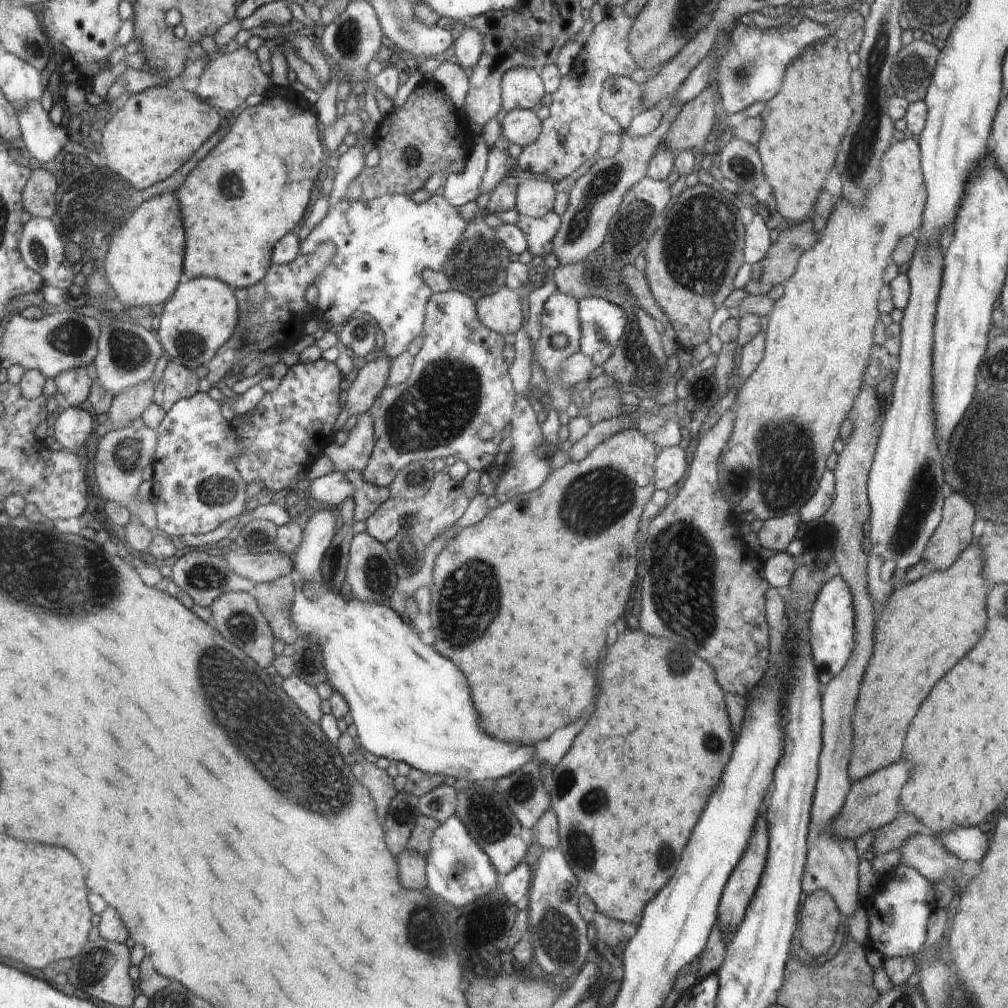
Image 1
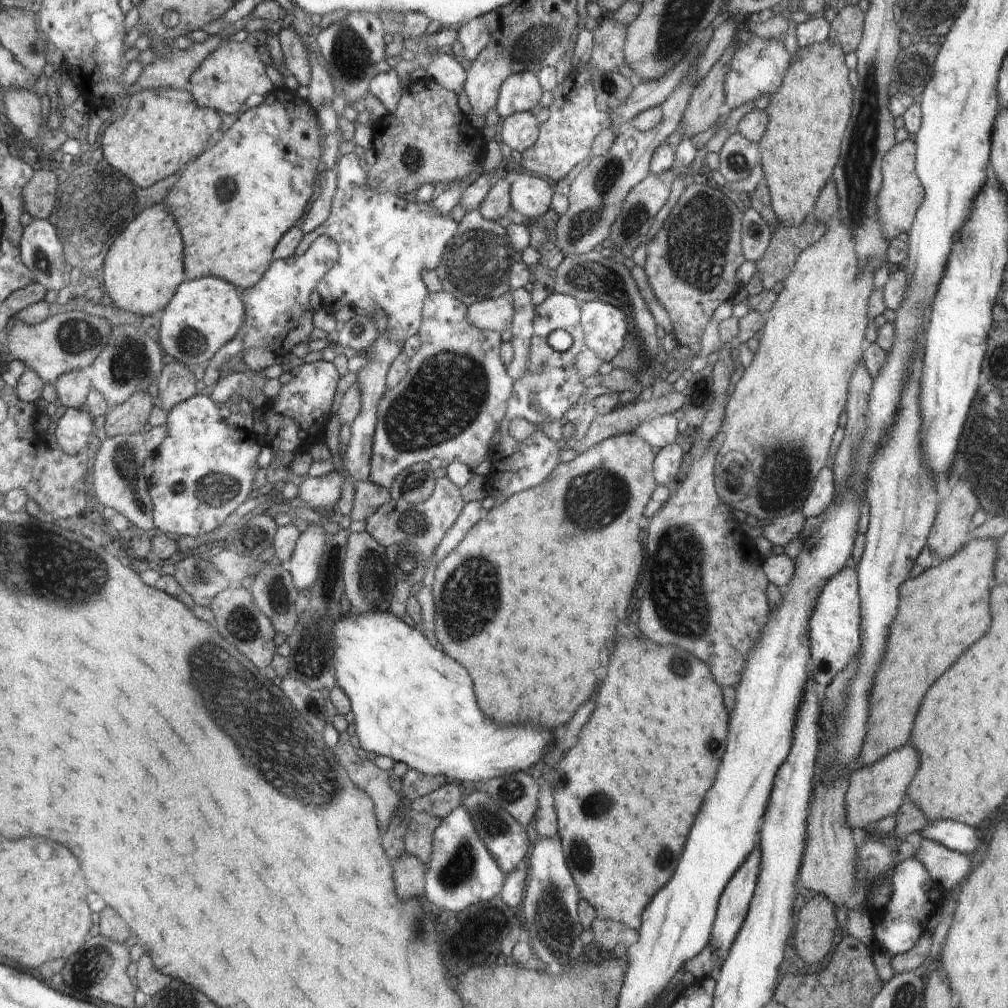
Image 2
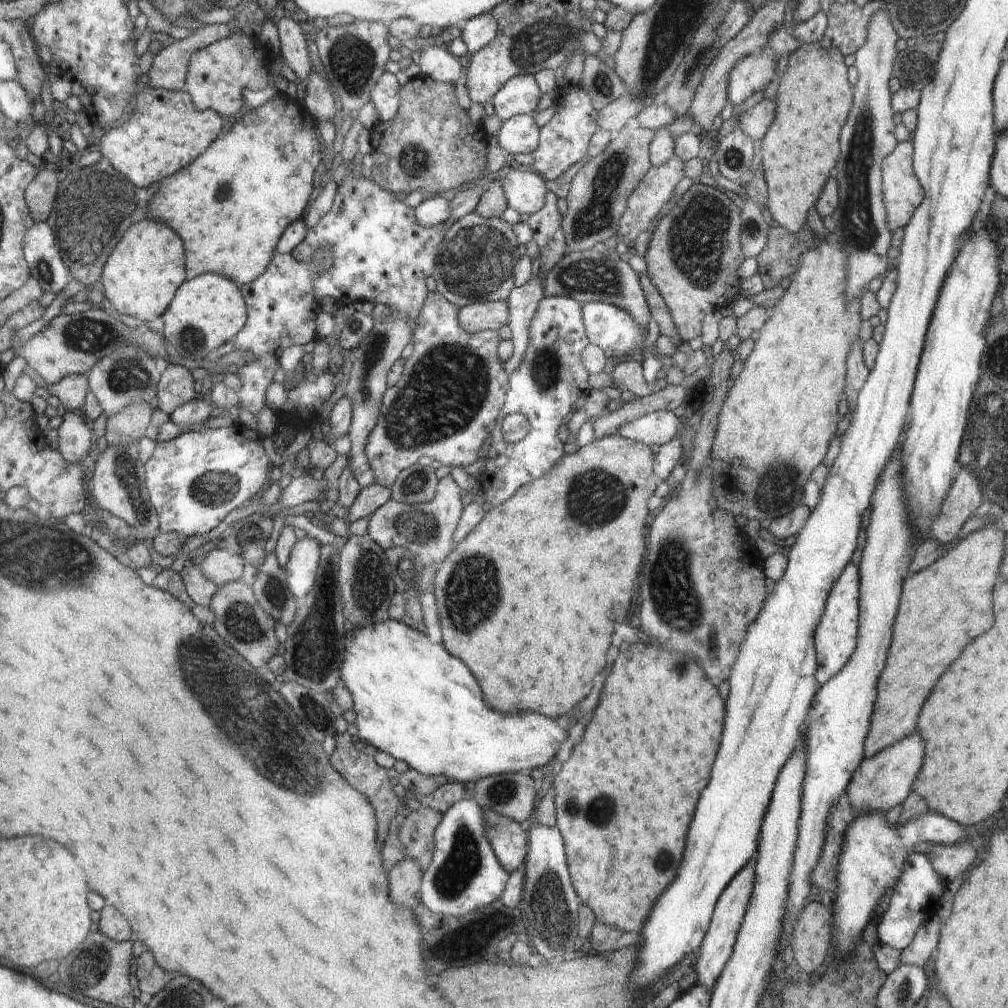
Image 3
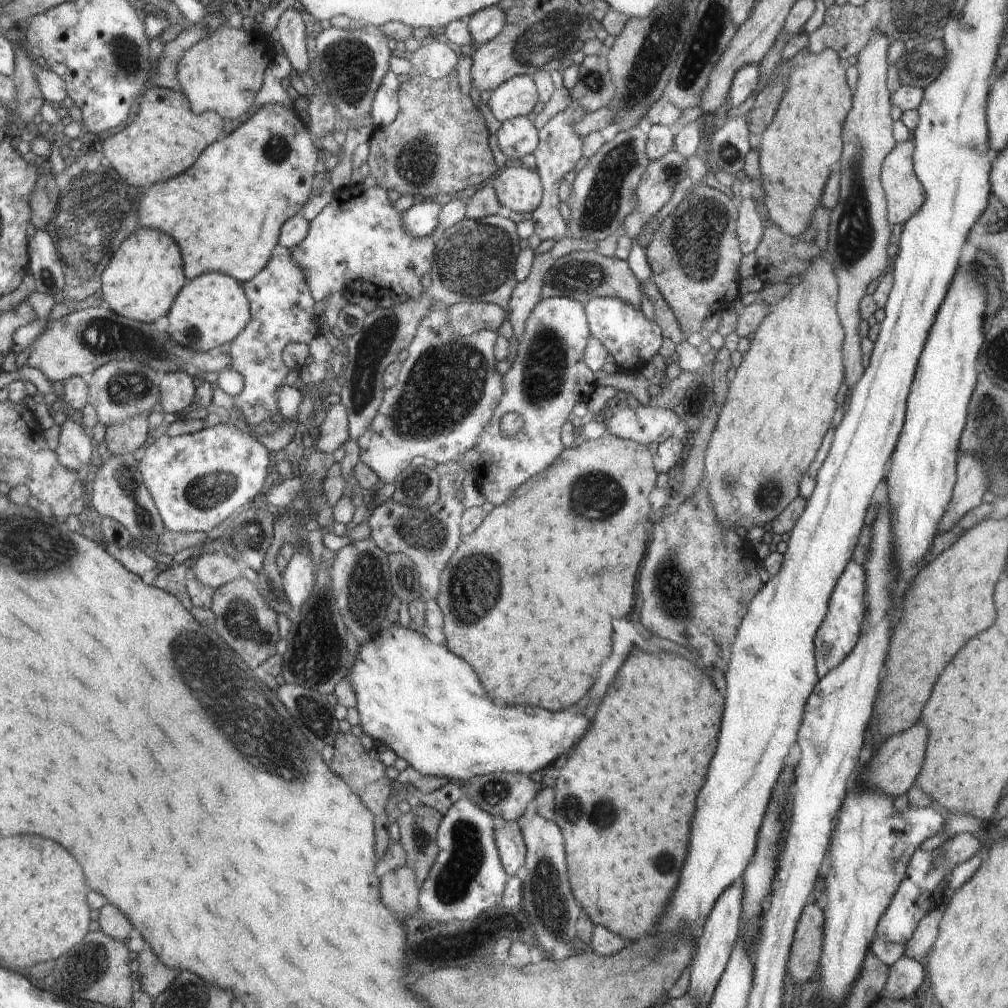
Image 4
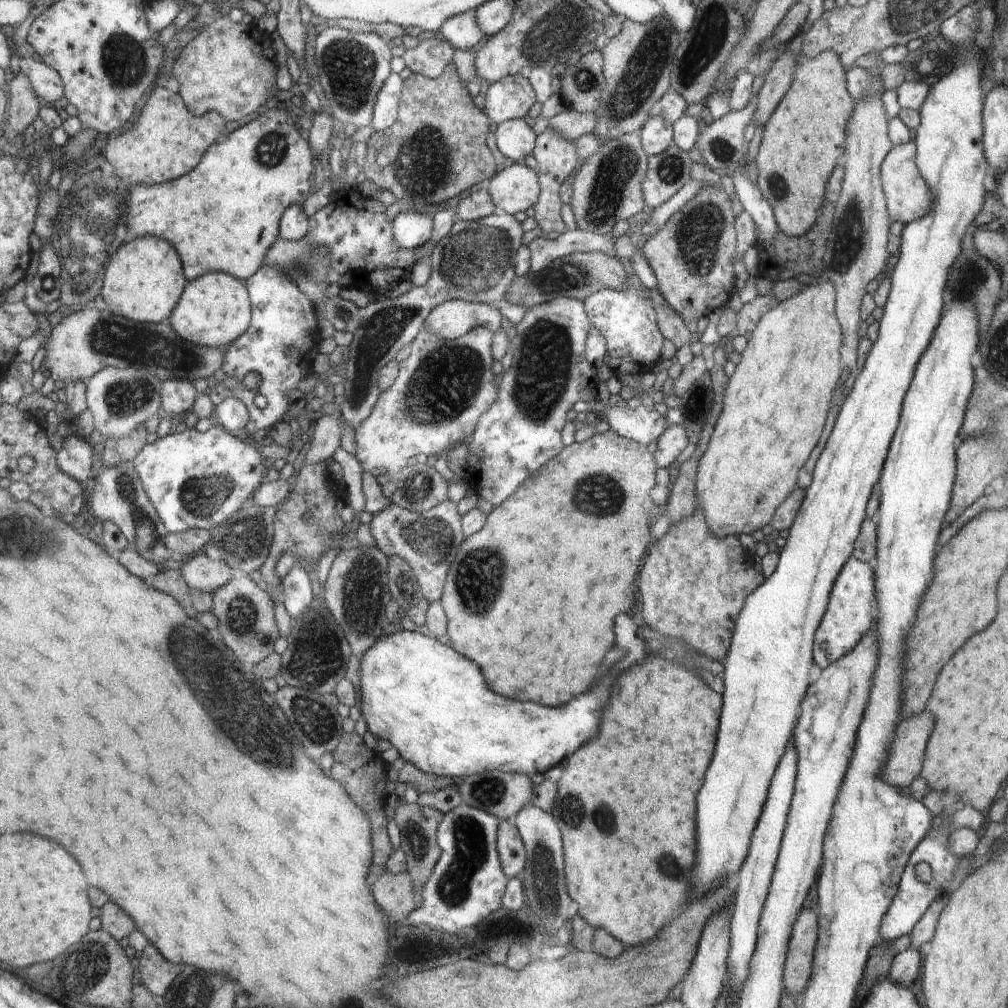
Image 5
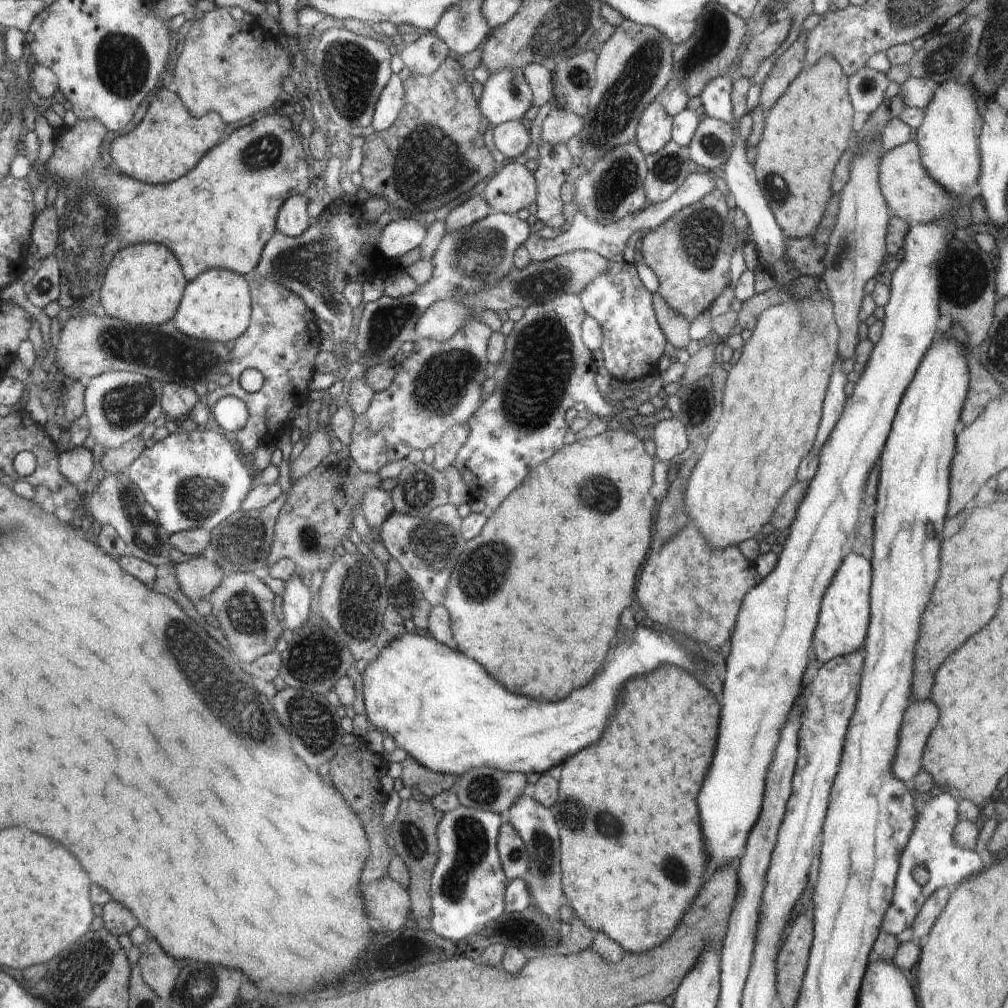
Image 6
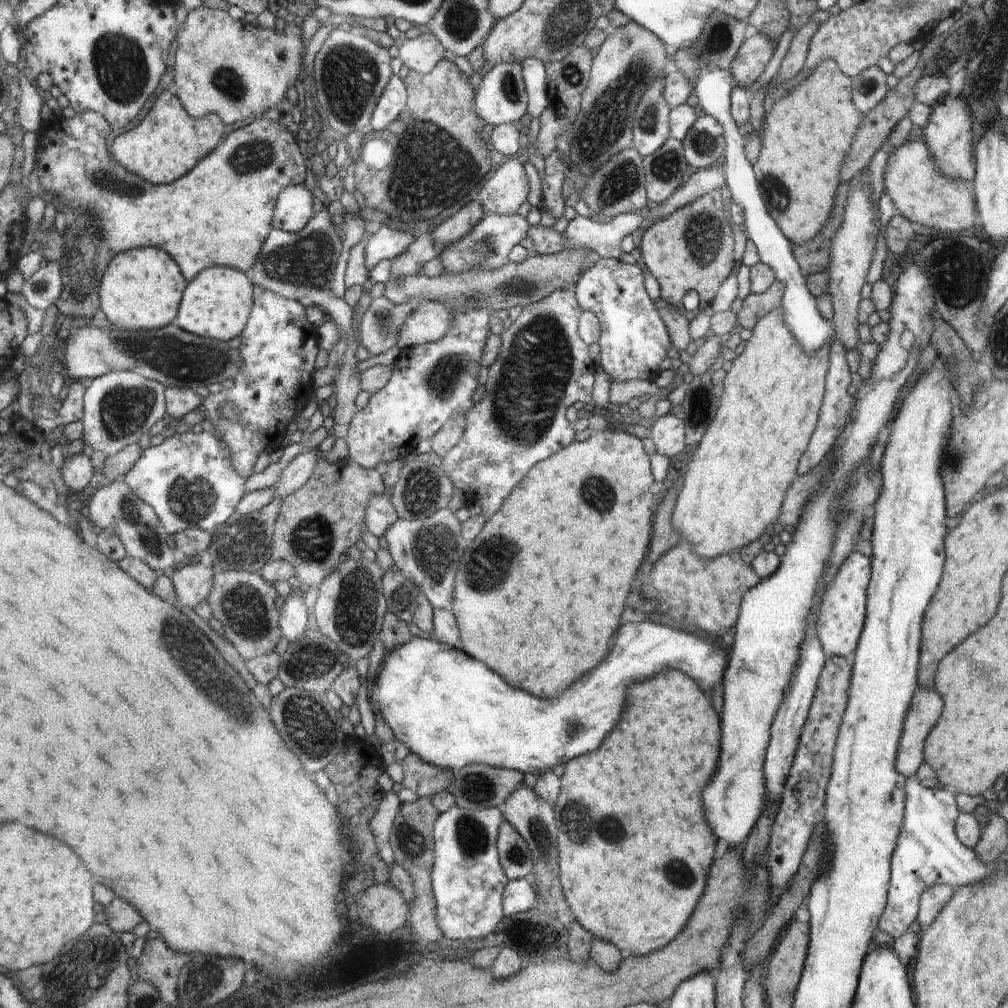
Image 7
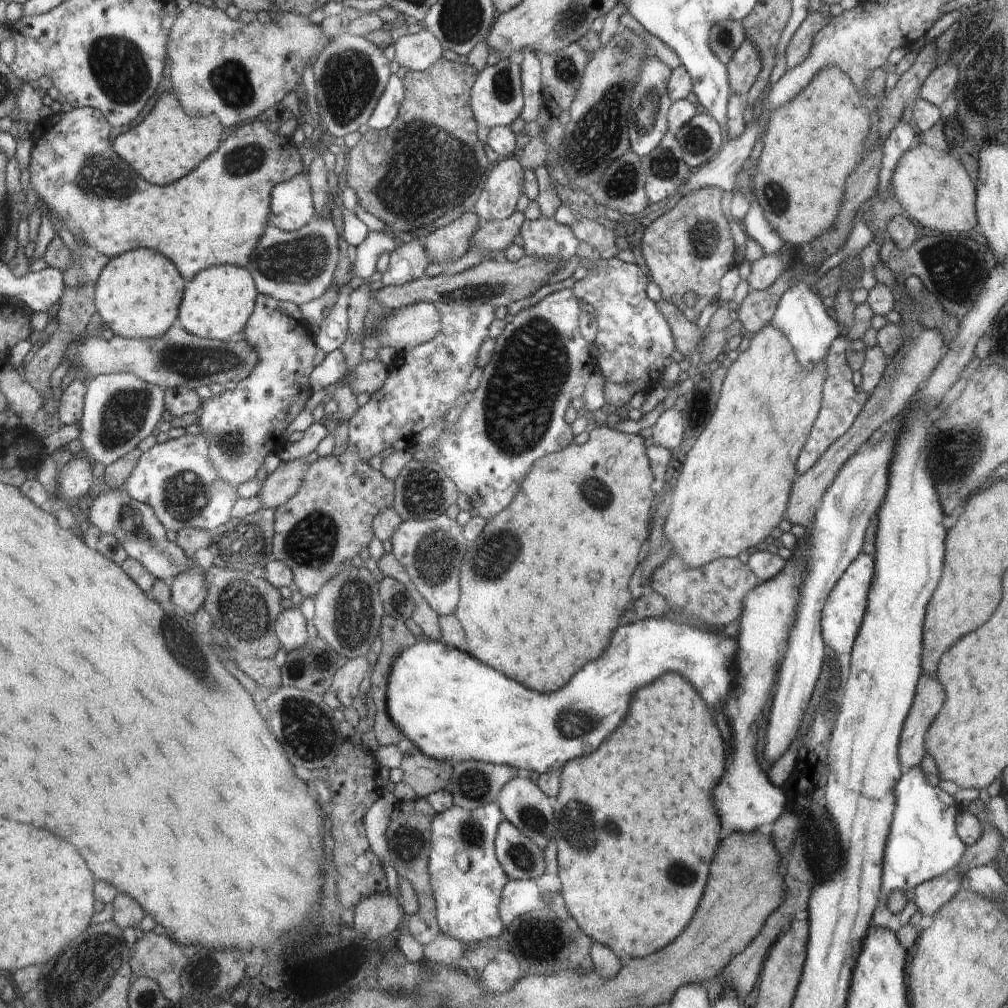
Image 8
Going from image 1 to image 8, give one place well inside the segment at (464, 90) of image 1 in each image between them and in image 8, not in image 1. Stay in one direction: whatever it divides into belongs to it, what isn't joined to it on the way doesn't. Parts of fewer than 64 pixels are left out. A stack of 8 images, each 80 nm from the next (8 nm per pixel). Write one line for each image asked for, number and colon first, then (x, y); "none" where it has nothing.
2: (449, 72)
3: (435, 62)
4: (437, 60)
5: (433, 54)
6: (424, 56)
7: (421, 54)
8: (418, 51)

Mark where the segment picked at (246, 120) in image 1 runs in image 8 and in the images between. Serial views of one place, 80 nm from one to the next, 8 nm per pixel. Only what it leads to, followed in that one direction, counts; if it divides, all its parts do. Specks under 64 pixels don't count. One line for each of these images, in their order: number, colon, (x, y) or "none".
2: (235, 202)
3: (233, 204)
4: (227, 211)
5: (233, 201)
6: (220, 215)
7: (220, 213)
8: (215, 215)

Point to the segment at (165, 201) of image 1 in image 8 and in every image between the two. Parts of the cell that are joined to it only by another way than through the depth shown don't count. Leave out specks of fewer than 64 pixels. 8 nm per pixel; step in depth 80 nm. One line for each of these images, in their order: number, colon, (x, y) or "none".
2: (142, 270)
3: (140, 278)
4: (144, 277)
5: (143, 282)
6: (143, 284)
7: (141, 288)
8: (137, 294)

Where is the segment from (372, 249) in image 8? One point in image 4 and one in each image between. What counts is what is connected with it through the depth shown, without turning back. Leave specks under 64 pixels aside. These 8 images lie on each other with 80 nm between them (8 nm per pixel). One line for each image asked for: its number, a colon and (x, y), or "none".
4: (421, 219)
5: (411, 228)
6: (400, 236)
7: (387, 243)

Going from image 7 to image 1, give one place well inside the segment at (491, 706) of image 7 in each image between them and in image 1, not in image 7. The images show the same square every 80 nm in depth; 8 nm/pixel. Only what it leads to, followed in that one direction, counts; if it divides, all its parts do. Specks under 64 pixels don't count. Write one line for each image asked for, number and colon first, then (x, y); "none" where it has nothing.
1: (409, 704)
2: (411, 702)
3: (414, 701)
4: (427, 705)
5: (433, 705)
6: (440, 707)

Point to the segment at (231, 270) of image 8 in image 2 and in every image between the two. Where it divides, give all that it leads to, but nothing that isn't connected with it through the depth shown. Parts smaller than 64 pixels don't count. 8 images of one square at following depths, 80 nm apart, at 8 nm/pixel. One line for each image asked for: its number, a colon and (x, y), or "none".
2: (208, 312)
3: (208, 310)
4: (211, 311)
5: (214, 310)
6: (217, 306)
7: (217, 303)

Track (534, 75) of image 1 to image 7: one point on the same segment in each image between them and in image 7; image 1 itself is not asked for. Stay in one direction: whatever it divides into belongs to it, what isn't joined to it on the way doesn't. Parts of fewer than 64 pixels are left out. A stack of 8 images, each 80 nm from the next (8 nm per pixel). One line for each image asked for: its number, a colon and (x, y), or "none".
2: (520, 92)
3: (520, 95)
4: (516, 97)
5: (510, 99)
6: (506, 95)
7: (501, 98)

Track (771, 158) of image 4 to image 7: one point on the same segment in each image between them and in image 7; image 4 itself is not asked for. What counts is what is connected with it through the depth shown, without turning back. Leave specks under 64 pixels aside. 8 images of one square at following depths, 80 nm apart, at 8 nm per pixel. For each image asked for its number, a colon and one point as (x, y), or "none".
5: (801, 141)
6: (811, 123)
7: (809, 130)

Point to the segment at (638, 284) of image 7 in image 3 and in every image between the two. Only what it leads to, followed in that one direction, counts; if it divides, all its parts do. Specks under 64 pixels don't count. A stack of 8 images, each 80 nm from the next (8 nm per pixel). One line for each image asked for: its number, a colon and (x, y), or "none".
3: (611, 328)
4: (629, 337)
5: (629, 327)
6: (633, 340)

